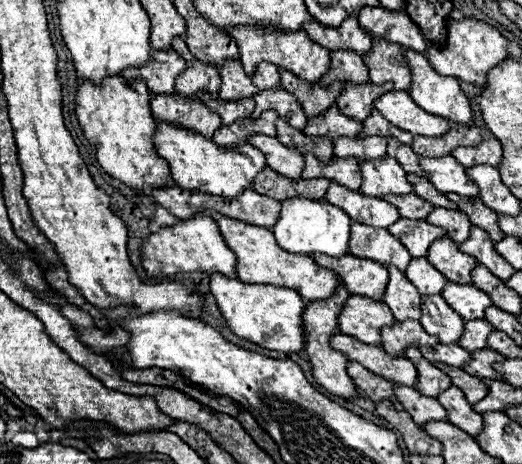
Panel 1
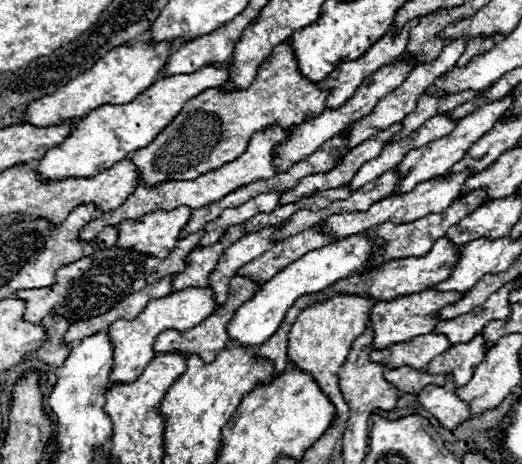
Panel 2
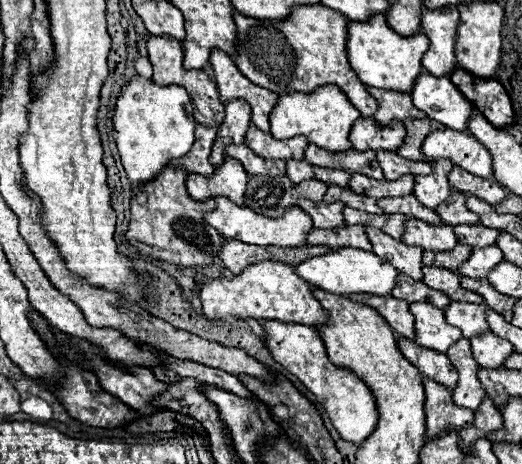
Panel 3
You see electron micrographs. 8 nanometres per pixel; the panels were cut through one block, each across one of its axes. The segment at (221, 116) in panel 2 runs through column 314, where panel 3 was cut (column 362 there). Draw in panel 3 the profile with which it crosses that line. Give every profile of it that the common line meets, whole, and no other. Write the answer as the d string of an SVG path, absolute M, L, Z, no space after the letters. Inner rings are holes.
M296 6L286 20L260 22L258 18L244 18L234 10L236 22L236 54L234 62L240 72L254 84L276 94L290 90L312 92L326 84L336 84L360 110L364 118L376 112L376 100L364 90L356 72L346 60L346 18L328 10L326 6Z

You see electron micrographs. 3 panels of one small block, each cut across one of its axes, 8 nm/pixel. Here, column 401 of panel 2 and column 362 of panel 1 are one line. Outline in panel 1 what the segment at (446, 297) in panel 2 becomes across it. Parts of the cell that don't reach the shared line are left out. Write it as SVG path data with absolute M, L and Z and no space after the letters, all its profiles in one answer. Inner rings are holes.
M348 298L344 314L340 314L340 332L364 344L380 346L380 330L396 320L384 302L368 302L368 298Z

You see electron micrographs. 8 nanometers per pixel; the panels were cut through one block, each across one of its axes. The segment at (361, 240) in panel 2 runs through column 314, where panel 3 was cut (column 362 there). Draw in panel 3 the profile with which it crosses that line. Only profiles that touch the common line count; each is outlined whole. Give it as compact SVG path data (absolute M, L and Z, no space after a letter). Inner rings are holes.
M358 248L330 250L324 256L314 256L314 258L300 262L294 270L306 282L310 282L326 292L336 292L336 294L354 294L354 292L390 294L392 286L396 284L396 274L398 274L398 270L394 266L388 266L388 262L384 262L382 258L376 258L376 254L358 250Z

